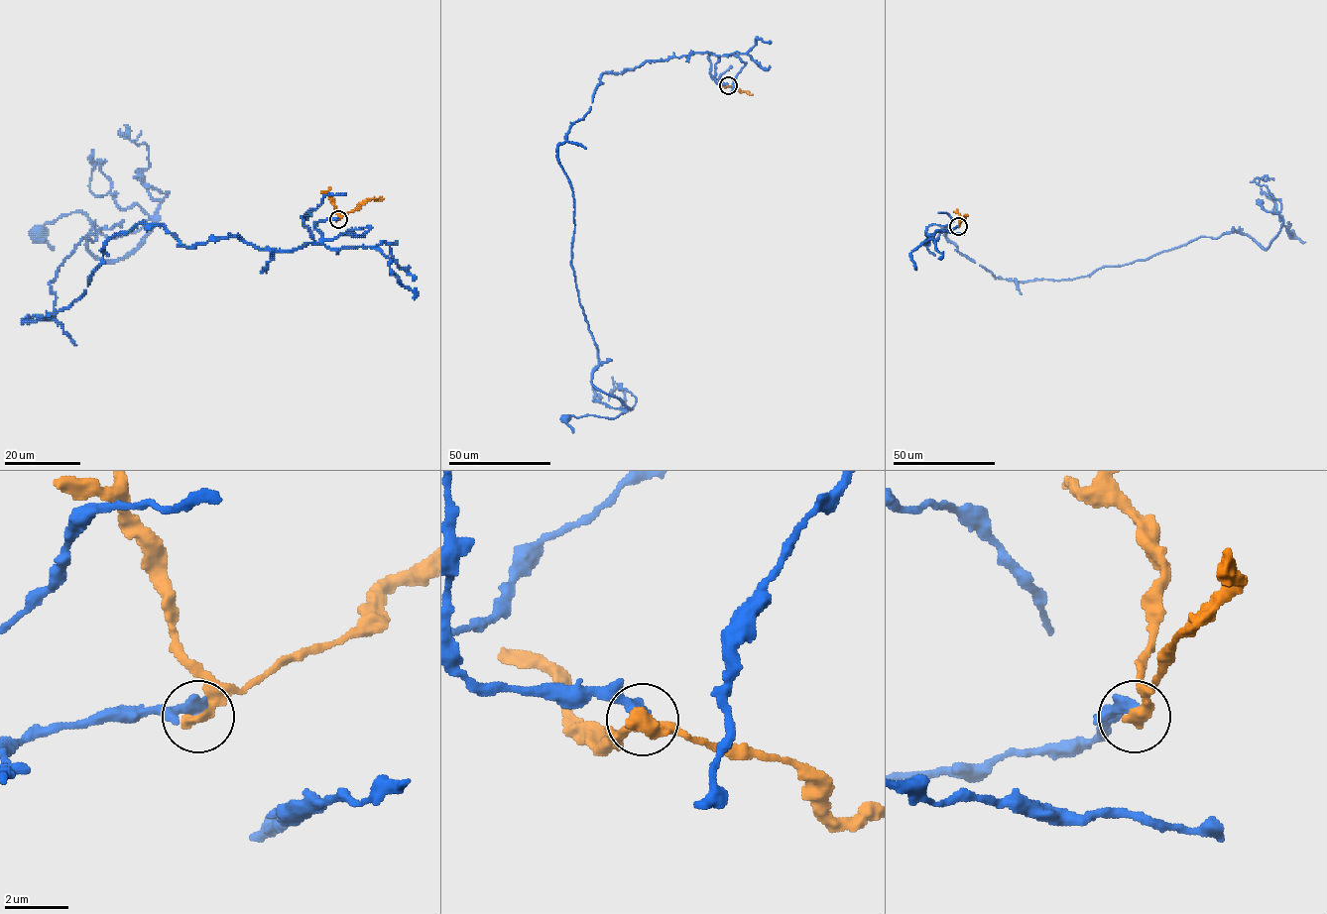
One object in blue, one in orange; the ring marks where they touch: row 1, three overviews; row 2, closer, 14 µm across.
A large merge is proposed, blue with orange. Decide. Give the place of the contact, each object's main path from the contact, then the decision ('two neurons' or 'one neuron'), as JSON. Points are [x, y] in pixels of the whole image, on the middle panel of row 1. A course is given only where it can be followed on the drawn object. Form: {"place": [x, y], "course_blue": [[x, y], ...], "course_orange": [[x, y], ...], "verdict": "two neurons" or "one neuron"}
{"place": [728, 85], "course_blue": [[727, 85], [704, 52], [604, 72], [558, 146], [591, 383], [627, 406], [563, 418]], "course_orange": [[727, 85], [752, 94]], "verdict": "two neurons"}

